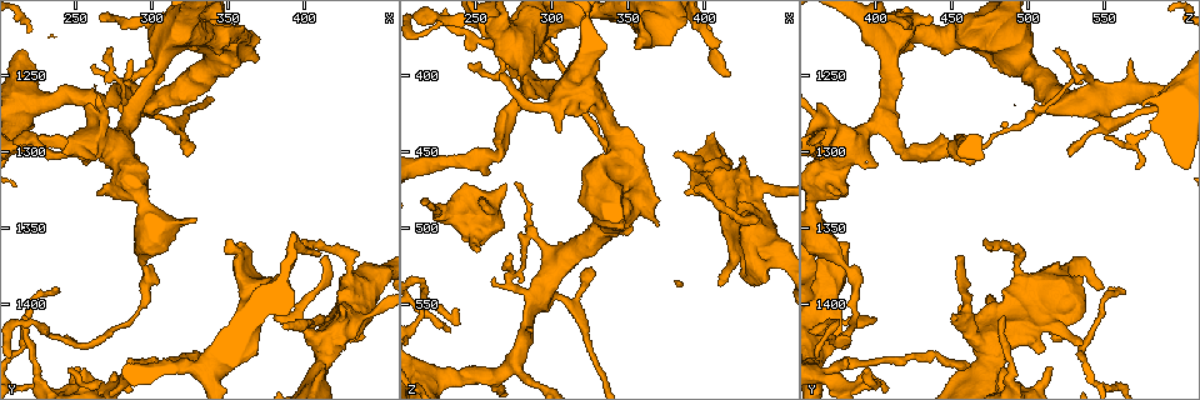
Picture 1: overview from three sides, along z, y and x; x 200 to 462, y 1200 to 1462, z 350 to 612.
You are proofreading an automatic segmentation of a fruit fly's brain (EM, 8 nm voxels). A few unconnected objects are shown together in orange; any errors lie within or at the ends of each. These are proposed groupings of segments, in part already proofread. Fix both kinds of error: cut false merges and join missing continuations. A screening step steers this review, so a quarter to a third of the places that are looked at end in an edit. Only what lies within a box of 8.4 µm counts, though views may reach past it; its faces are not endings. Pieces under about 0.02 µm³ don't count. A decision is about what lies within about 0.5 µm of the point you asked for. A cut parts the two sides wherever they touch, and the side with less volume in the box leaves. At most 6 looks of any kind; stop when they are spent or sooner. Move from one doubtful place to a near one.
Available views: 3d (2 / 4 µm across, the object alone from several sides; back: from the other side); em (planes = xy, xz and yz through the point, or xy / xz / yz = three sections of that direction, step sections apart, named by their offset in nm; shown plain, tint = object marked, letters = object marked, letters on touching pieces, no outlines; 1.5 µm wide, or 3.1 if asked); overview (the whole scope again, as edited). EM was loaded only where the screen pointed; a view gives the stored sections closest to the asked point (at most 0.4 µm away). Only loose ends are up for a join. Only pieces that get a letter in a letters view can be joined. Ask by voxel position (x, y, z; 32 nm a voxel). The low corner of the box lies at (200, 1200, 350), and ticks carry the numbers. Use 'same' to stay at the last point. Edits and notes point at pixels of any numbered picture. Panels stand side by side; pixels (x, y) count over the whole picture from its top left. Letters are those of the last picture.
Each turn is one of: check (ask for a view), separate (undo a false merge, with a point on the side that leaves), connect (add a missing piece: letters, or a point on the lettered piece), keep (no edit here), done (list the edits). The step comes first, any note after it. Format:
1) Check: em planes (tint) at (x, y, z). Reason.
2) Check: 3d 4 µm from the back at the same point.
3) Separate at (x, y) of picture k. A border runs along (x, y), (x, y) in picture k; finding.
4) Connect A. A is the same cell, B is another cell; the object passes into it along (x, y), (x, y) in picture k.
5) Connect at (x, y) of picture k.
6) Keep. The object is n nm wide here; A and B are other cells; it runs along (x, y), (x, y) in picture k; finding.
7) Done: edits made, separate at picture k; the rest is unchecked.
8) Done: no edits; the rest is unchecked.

Check: em planes (tint) at (408, 1368, 382).

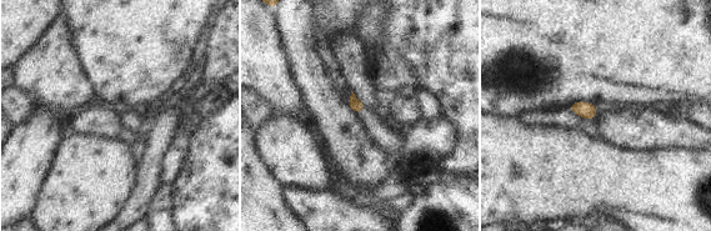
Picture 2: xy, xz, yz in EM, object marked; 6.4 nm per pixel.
Check: em planes (letters) at the same point. What lies round it.

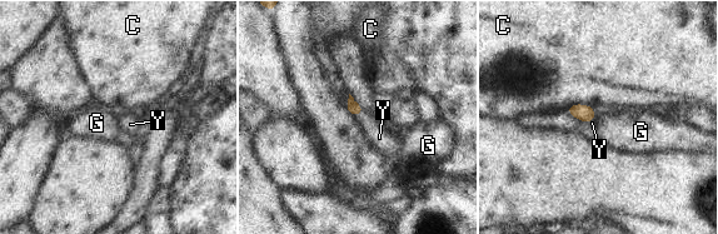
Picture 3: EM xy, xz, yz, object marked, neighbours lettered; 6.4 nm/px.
Connect Y. Y is the same cell, C and G are other cells; the object passes into it along (353, 106), (359, 114), (379, 138) in picture 3; it goes on there.

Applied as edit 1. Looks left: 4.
Check: 3d 2 µm at (296, 1436, 378). Thick turns thin.

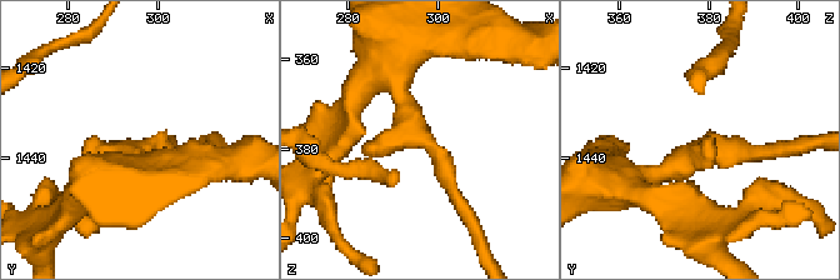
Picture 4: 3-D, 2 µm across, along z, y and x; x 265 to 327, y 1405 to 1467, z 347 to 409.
Check: em planes (letters) at (296, 1438, 378).

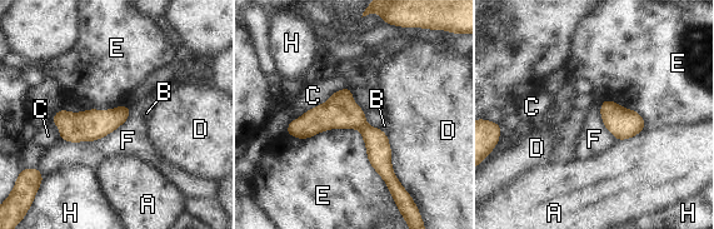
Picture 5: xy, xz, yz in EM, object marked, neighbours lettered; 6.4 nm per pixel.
Keep. The longest contact is with E, 800 nm; A, B, C, D, E, F and H are other cells; it runs along (291, 125), (354, 119), (390, 183) in picture 5; continuous, no second neuron.

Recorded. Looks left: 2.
Done: edits made, connect at picture 3; the rest is unchecked.

